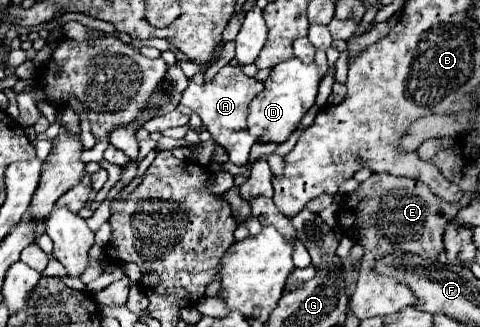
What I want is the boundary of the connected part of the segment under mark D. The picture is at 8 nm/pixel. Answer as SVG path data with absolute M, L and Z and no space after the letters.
M290 58L274 66L264 82L264 92L250 106L248 132L258 140L266 138L268 142L282 144L296 130L296 124L302 120L302 116L314 106L320 78L320 66L316 62L304 64L300 58Z

